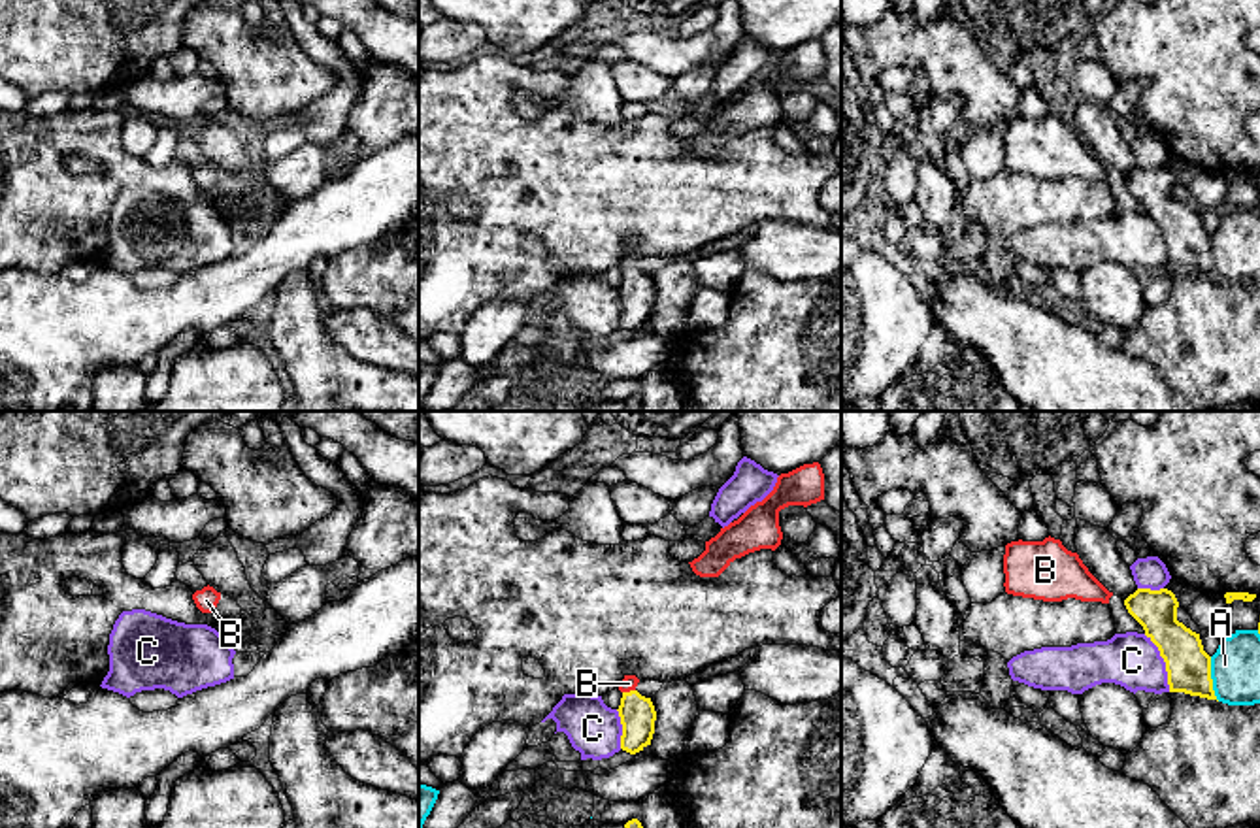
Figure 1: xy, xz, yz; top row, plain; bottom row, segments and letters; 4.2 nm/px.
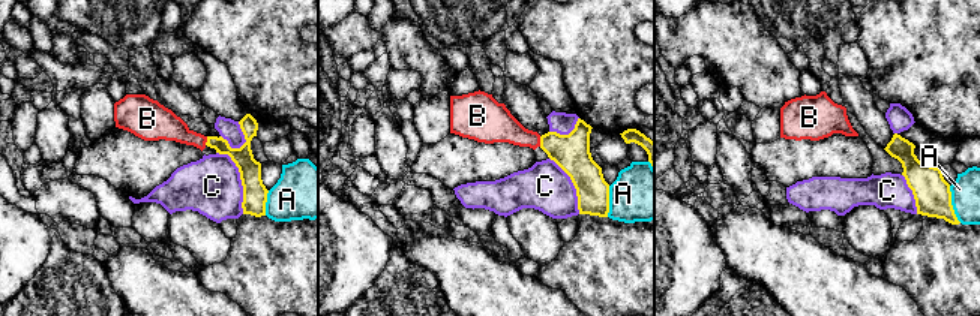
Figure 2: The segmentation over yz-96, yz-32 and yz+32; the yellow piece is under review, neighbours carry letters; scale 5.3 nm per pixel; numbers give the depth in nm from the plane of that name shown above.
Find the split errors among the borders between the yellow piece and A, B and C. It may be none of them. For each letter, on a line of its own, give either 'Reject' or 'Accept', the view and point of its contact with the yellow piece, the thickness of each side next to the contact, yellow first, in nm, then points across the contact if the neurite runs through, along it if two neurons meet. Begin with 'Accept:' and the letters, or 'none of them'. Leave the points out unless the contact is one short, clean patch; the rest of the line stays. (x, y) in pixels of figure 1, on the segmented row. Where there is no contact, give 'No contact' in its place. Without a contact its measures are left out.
Accept: B
A: Reject. Touches yellow at yz (1211, 679). Thickness 190 nm (yellow) against 200 nm
B: Accept. Touches yellow at xz (630, 691). Thickness 150 nm (yellow) against 70 nm. Path across: xz (638, 715), (630, 691), (629, 683)
C: Reject. Touches yellow at yz (1164, 661). Thickness 190 nm (yellow) against 240 nm

